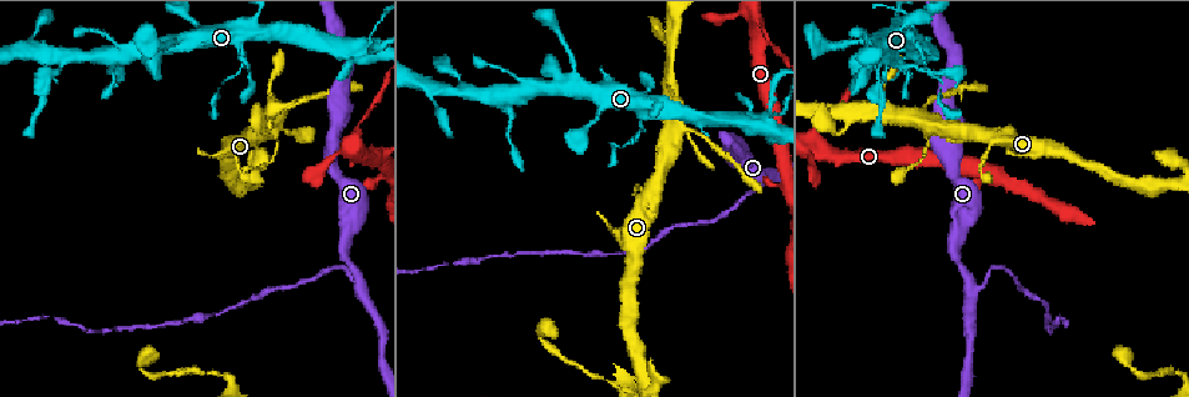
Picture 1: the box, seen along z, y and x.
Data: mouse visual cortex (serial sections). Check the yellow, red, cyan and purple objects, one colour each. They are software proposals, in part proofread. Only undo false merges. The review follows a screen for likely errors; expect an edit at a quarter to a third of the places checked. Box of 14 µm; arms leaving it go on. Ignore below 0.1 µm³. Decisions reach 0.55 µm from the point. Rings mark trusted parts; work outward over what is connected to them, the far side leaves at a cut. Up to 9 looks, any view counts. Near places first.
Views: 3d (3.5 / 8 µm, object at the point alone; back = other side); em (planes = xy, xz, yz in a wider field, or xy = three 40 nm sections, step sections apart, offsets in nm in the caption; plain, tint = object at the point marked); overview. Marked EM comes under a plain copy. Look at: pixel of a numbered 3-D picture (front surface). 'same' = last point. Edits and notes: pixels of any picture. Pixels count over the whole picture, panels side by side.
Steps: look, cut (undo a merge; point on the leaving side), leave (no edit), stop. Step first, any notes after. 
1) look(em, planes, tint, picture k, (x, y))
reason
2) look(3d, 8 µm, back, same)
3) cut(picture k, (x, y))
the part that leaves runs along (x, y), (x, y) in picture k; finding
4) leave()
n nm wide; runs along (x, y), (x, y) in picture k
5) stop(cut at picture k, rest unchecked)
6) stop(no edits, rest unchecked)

look(3d, 3.5 µm, picture 1, (358, 123))
calibre changes

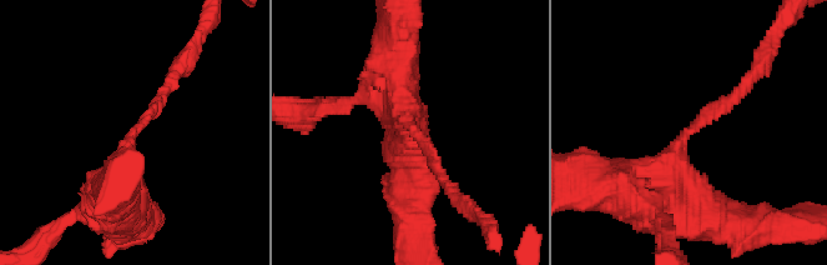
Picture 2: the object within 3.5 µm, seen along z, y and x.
look(em, xy, step 1, tint, picture 2, (414, 131))
arms of 150, 450 nm; now the EM

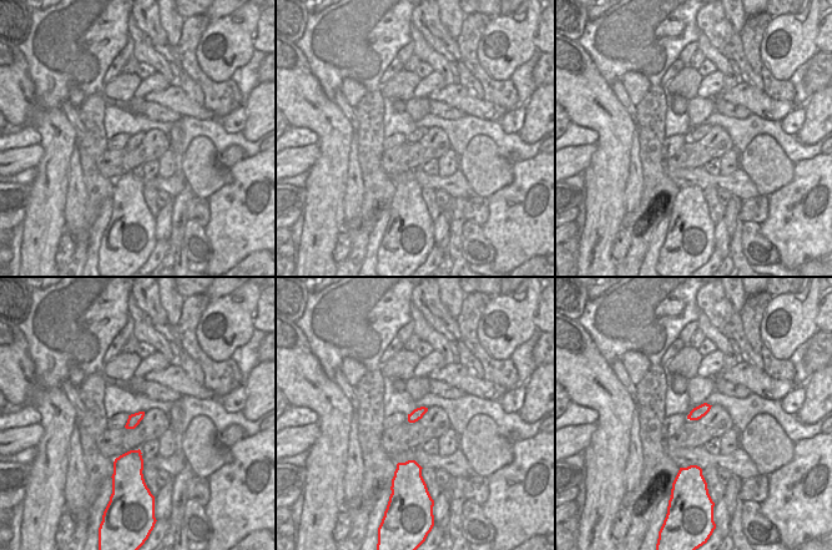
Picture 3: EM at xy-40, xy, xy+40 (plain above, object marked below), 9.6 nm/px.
leave()
all the same cell

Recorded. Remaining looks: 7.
look(3d, 8 µm, picture 1, (366, 51))
sharp bend

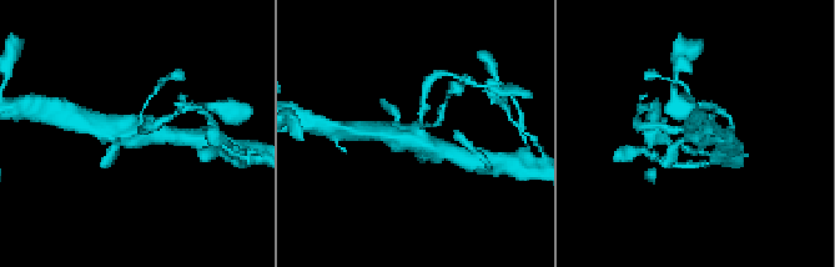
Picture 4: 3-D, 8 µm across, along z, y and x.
look(3d, 3.5 µm, picture 4, (417, 128))
closer look

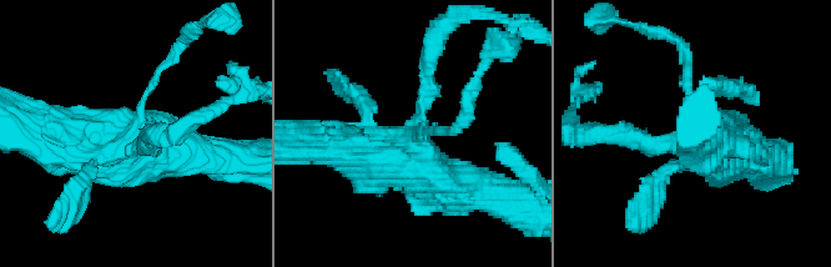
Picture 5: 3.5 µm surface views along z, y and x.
look(em, xy, step 2, tint, picture 5, (135, 144))
4 arms; arms of 100, 200, 500, 500 nm

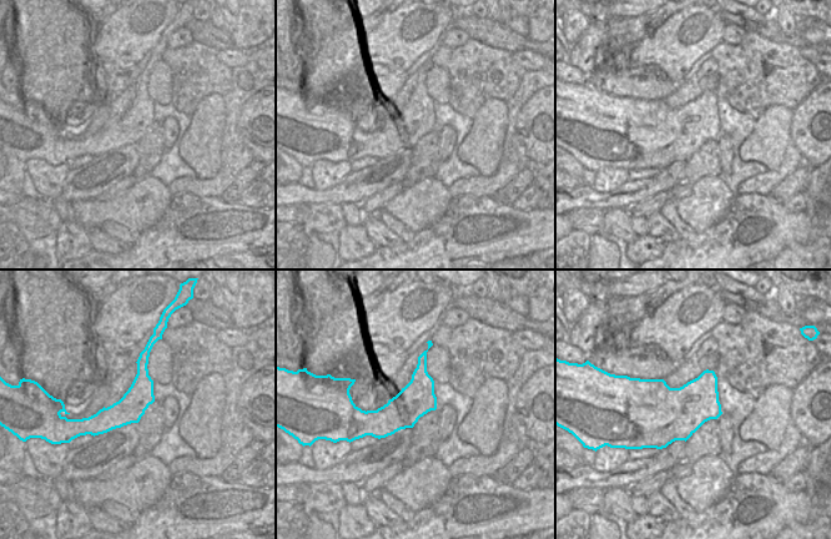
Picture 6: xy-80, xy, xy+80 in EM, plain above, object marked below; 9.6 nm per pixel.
cut(picture 5, (433, 53))
the part that leaves runs along (428, 96), (428, 58), (443, 29) in picture 5; two cells meet here

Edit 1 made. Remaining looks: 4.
look(3d, 3.5 µm, picture 1, (974, 287))
abrupt turn

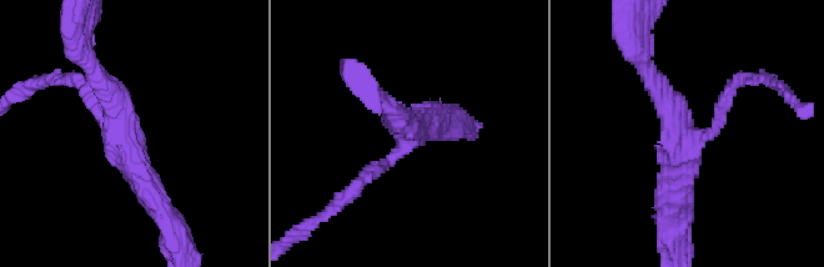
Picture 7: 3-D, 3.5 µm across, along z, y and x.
look(em, xy, step 1, tint, picture 7, (683, 139))
3 arms; arms of 200, 250, 400 nm; shape alone is not enough

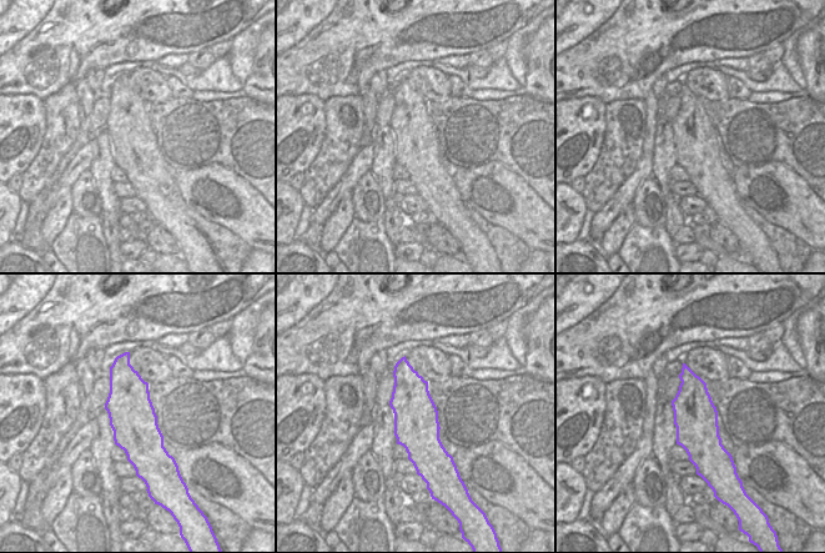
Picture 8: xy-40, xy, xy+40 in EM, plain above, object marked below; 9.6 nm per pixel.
look(em, xy, step 2, tint, same)
cut it another way

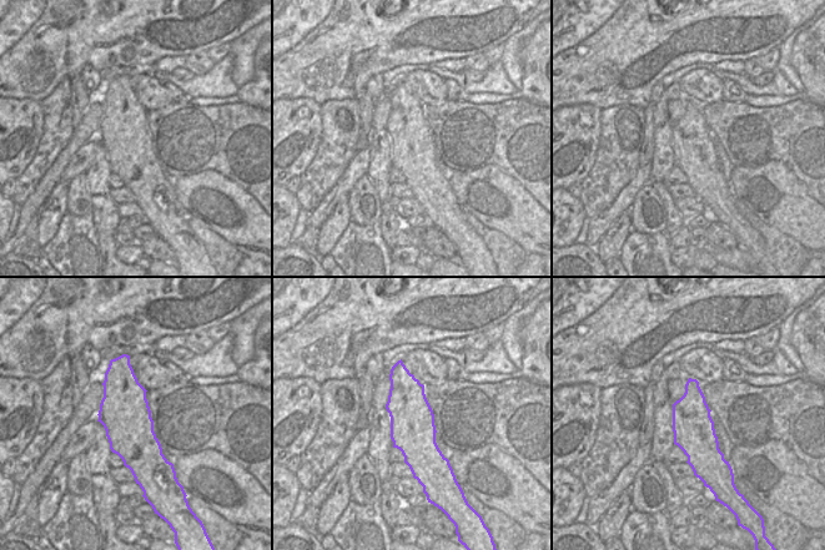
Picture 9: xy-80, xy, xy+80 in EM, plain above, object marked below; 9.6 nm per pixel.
leave()
runs along (96, 72), (161, 210) in picture 7; one cell here

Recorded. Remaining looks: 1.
stop(cut at picture 5, rest unchecked)

